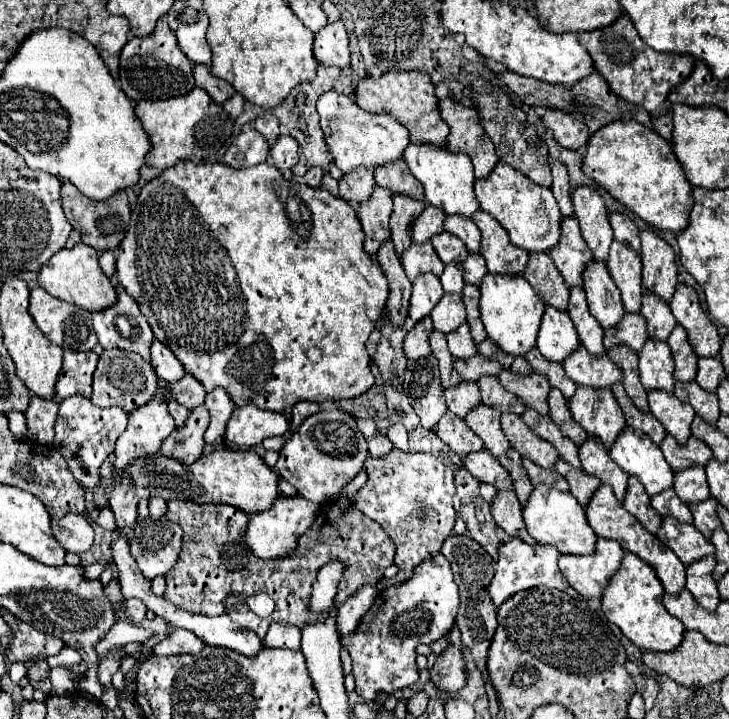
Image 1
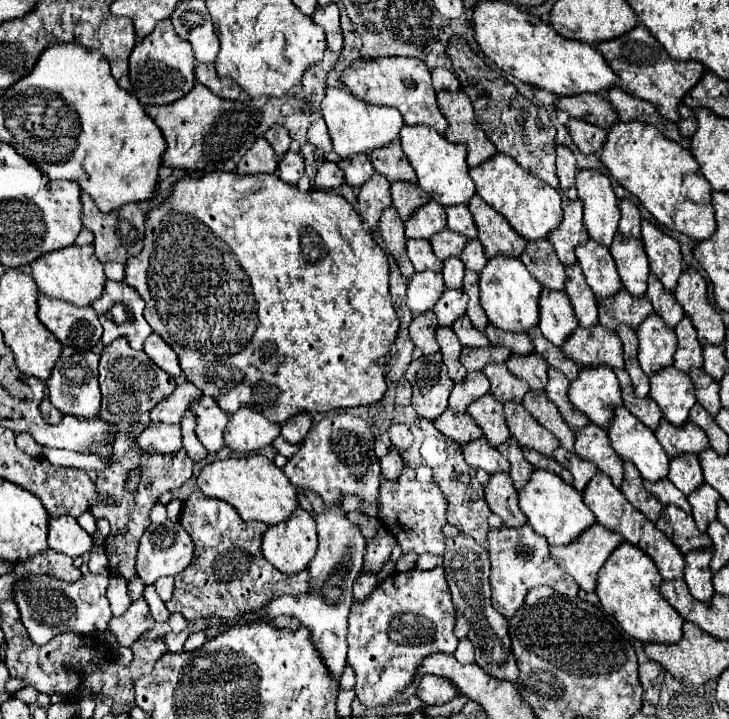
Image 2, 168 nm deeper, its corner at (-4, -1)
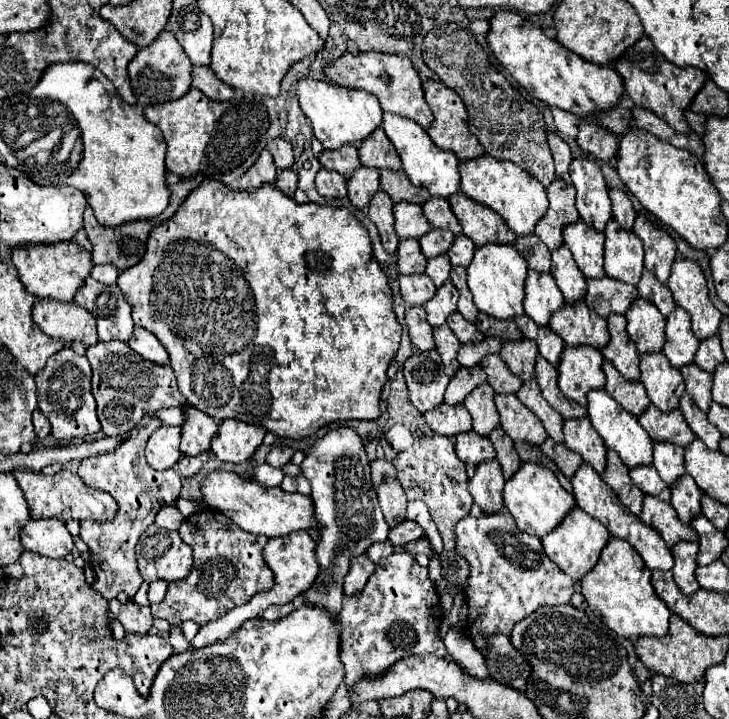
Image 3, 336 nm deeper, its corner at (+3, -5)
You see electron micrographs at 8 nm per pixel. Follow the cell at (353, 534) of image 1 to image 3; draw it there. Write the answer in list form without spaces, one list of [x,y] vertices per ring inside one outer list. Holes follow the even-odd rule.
[[[197,509],[181,523],[179,535],[193,549],[193,569],[189,577],[169,583],[165,599],[151,605],[153,617],[167,619],[171,625],[181,625],[185,619],[207,625],[209,621],[223,617],[233,607],[247,603],[253,595],[269,591],[275,585],[273,571],[263,561],[263,545],[269,539],[245,533],[229,517],[217,511]]]

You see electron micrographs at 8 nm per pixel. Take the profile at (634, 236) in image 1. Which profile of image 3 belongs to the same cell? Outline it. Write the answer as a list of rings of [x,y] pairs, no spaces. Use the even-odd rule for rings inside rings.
[[[611,189],[611,191],[609,191],[609,197],[611,197],[611,203],[613,203],[613,219],[615,219],[625,231],[631,231],[637,213],[635,213],[635,209],[633,209],[629,197],[627,197],[623,191],[617,191],[617,189]]]

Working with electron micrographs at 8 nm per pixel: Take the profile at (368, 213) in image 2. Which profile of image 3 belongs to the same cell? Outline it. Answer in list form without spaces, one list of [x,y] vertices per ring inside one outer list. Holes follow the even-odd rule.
[[[359,167],[349,179],[349,199],[357,209],[367,209],[373,193],[379,191],[379,173],[371,167]]]

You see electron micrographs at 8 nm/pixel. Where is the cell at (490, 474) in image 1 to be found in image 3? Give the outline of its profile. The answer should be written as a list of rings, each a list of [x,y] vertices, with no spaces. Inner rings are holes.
[[[469,431],[469,433],[461,433],[455,439],[455,451],[457,457],[463,463],[485,463],[485,461],[493,461],[495,459],[495,449],[491,445],[491,441],[487,437],[479,437],[477,433]]]

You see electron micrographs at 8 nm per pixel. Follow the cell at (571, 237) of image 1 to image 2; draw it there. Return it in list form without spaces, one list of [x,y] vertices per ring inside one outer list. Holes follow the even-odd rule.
[[[562,195],[562,209],[564,209],[562,223],[548,233],[548,241],[554,245],[556,255],[564,265],[574,265],[576,245],[588,241],[590,235],[582,223],[582,201],[580,199],[572,201],[566,195]]]

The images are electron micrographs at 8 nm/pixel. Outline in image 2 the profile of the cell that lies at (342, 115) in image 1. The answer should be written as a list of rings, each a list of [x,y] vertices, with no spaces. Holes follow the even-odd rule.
[[[326,87],[320,109],[328,125],[332,147],[340,157],[350,157],[356,153],[370,153],[372,149],[384,147],[386,143],[398,139],[398,133],[404,123],[396,109],[384,107],[384,105],[368,105],[360,101],[358,97],[354,97],[350,91],[336,89],[336,87]]]

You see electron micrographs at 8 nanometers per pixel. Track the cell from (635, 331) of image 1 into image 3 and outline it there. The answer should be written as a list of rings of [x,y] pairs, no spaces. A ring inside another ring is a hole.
[[[609,277],[587,281],[585,303],[603,319],[609,317],[611,313],[625,315],[637,297],[639,297],[637,287],[613,281]]]

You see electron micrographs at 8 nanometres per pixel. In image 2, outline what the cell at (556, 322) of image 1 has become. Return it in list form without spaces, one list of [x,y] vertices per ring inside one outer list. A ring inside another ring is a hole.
[[[542,287],[538,311],[540,311],[538,327],[542,335],[558,347],[578,327],[578,319],[574,315],[574,309],[566,291],[554,291],[554,289]]]

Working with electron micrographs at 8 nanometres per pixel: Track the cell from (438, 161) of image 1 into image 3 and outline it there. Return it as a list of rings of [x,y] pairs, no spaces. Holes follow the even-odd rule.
[[[385,113],[381,127],[387,133],[387,137],[391,139],[391,143],[395,145],[395,149],[403,161],[403,171],[407,173],[407,177],[411,179],[411,183],[415,187],[427,189],[433,197],[441,197],[441,199],[449,199],[451,195],[459,193],[459,169],[457,169],[459,159],[451,151],[439,149],[429,139],[427,131],[421,125],[417,125],[415,121],[407,119],[407,117]]]

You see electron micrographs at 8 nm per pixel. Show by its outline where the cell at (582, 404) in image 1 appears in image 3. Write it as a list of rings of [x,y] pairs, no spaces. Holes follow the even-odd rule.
[[[565,347],[561,355],[559,389],[561,393],[579,403],[587,405],[587,393],[605,387],[605,373],[601,369],[603,355],[593,347]]]

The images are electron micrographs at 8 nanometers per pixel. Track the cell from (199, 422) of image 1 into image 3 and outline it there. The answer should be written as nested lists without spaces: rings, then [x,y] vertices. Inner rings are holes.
[[[146,414],[143,417],[141,423],[131,431],[129,439],[121,443],[115,451],[83,459],[79,465],[79,477],[89,487],[111,493],[113,499],[119,503],[119,511],[113,521],[107,521],[107,523],[93,521],[93,519],[81,521],[81,539],[89,545],[91,563],[97,577],[93,583],[93,589],[99,591],[105,599],[113,599],[121,591],[133,599],[133,595],[143,583],[137,571],[135,545],[141,533],[153,523],[159,507],[169,505],[180,497],[181,476],[173,468],[167,471],[155,471],[147,465],[146,443],[151,434],[161,426],[158,419],[148,416]]]

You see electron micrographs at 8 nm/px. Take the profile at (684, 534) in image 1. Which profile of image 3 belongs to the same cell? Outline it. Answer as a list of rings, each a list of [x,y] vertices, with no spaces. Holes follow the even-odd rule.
[[[645,495],[639,519],[651,529],[655,529],[663,537],[667,547],[673,547],[679,541],[697,541],[695,529],[691,525],[681,523],[675,509],[669,503],[659,501],[657,497]]]

